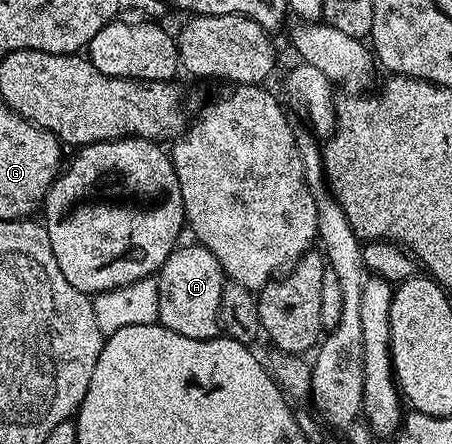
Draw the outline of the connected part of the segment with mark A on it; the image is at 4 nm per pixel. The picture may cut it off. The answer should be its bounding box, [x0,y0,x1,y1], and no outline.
[155,244,227,338]

